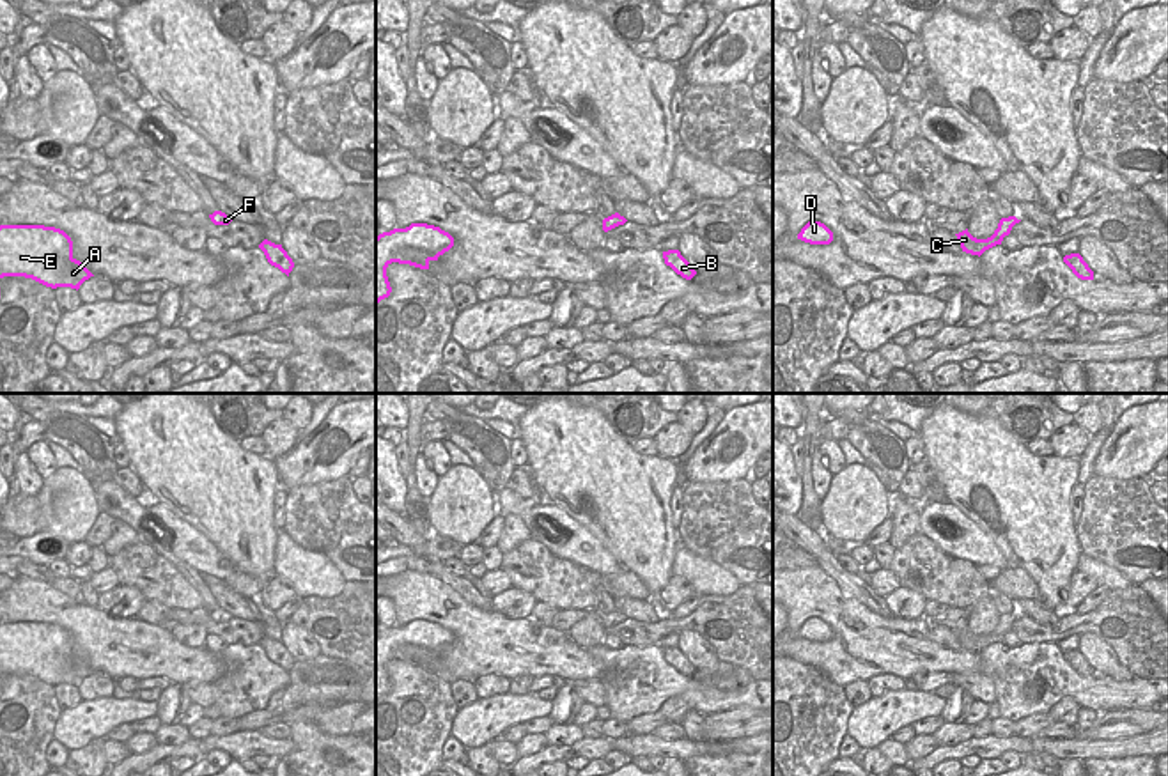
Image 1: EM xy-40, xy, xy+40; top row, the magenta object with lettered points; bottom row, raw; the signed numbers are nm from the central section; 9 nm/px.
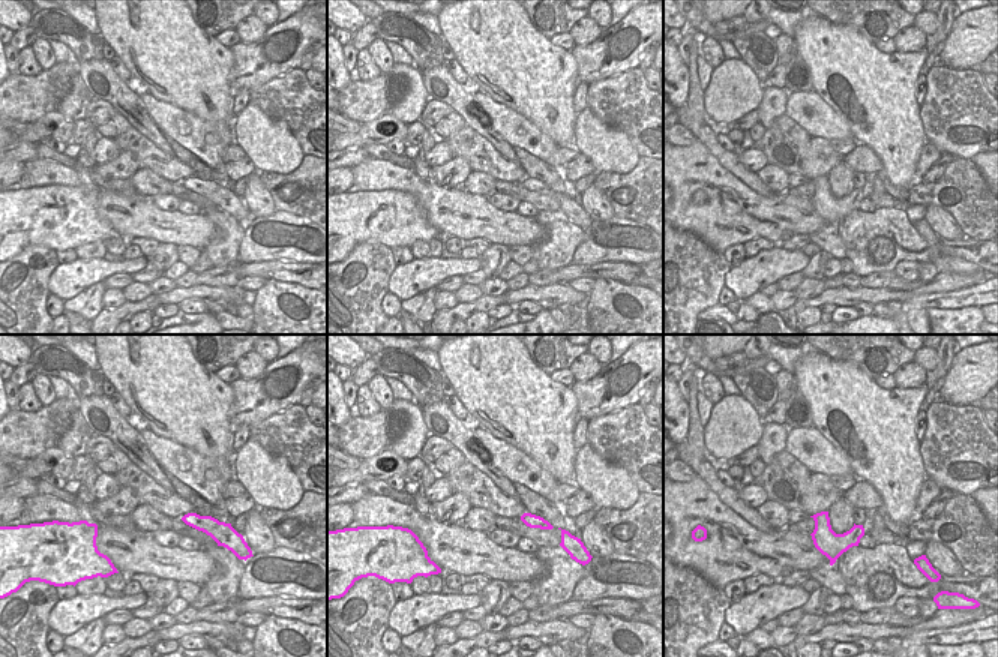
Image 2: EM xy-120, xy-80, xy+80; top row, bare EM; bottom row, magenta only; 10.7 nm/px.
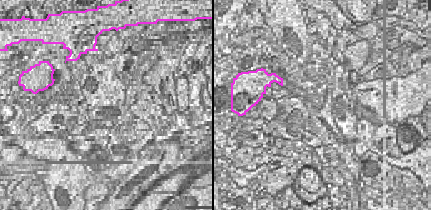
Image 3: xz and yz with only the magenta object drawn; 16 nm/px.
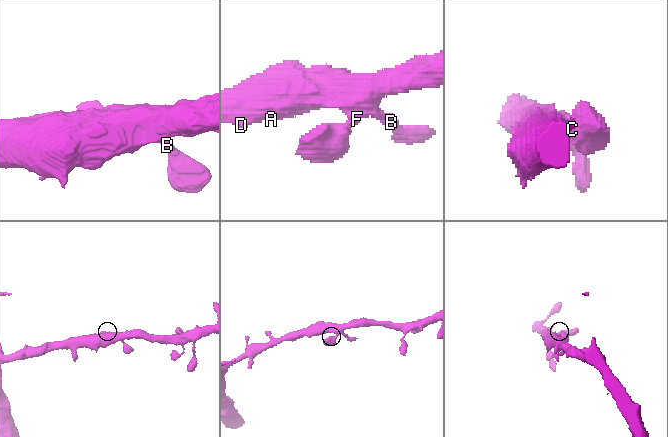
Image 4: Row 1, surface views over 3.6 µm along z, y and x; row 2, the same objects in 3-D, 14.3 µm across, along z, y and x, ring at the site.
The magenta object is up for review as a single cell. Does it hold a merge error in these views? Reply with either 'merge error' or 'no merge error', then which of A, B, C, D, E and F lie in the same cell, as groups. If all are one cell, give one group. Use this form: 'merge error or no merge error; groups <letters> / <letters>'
no merge error; groups A B C D E F

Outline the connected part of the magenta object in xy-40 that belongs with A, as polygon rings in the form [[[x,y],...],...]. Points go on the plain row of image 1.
[[[0,622],[0,675],[4,673],[25,673],[51,686],[78,687],[94,671],[73,654],[73,638],[64,627]]]

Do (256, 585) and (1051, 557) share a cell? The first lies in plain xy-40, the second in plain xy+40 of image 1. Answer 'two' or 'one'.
two

